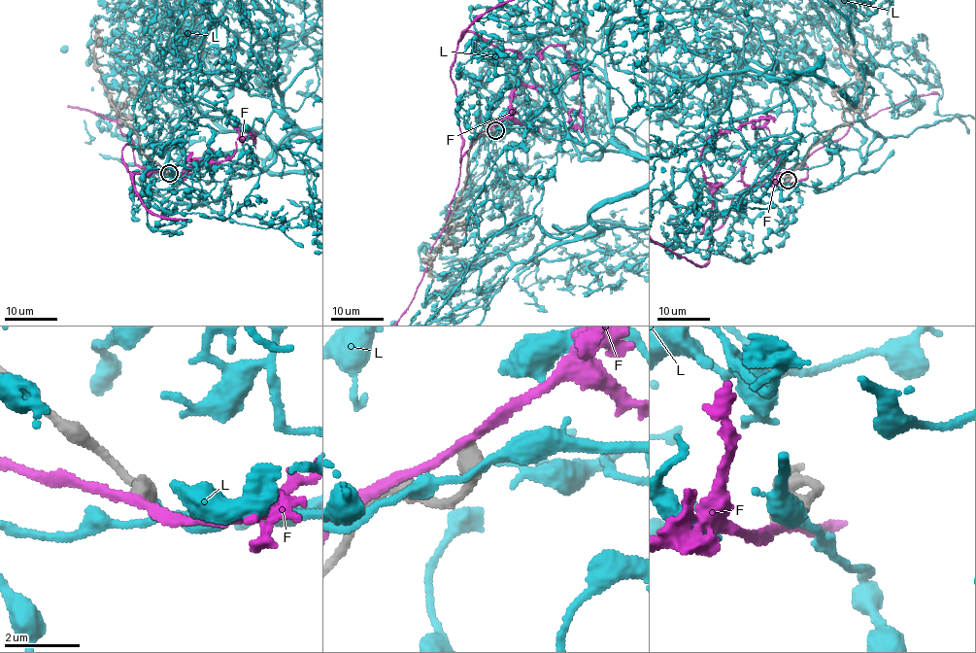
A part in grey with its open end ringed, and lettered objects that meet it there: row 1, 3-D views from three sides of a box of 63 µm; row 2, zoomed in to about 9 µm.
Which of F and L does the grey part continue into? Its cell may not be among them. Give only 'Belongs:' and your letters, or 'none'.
Belongs: L

